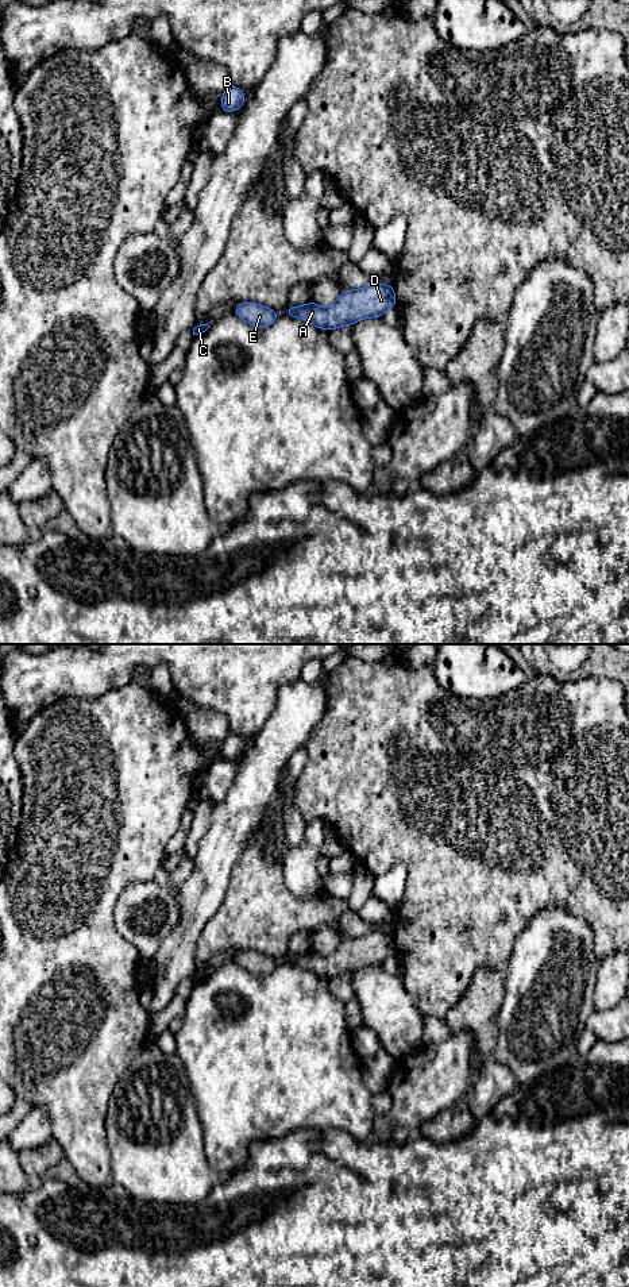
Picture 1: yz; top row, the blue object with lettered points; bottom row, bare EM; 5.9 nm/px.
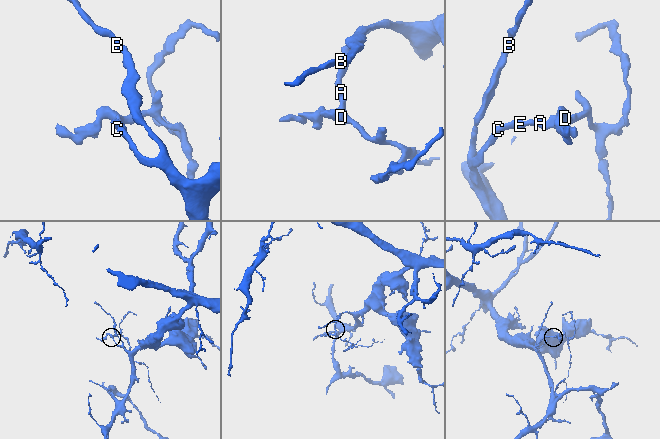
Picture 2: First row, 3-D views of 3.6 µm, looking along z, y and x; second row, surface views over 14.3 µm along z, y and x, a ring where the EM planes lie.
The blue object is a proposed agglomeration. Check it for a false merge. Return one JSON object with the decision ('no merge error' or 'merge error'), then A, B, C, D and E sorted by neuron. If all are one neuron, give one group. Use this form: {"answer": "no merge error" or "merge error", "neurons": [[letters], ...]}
{"answer": "no merge error", "neurons": [["A", "B", "C", "D", "E"]]}

